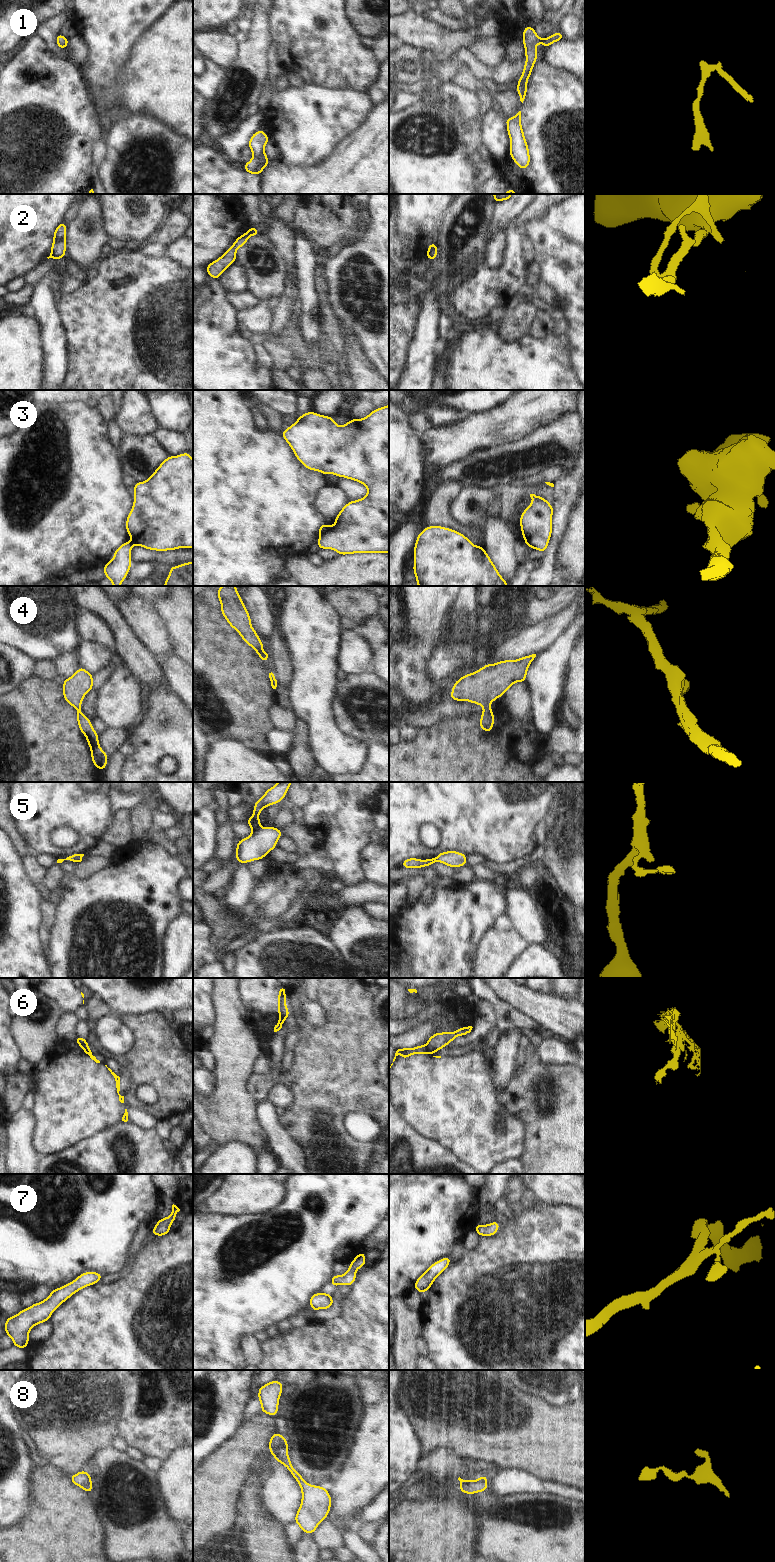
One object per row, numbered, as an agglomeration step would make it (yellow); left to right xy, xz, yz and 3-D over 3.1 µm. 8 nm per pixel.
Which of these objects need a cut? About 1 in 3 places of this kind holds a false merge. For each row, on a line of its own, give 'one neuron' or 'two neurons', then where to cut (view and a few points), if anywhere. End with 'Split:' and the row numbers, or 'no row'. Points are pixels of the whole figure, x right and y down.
1: one neuron; no cut
2: two neurons; cut in xz along (246, 233), (248, 236)
3: two neurons; cut in xz along (328, 526), (320, 534)
4: one neuron; no cut
5: two neurons; cut in xz along (261, 827), (253, 831)
6: two neurons; cut in yz along (425, 1046), (432, 1052)
7: one neuron; no cut
8: two neurons; cut in xz along (286, 1440), (280, 1446), (278, 1455), (275, 1458)
Split: 2, 3, 5, 6, 8

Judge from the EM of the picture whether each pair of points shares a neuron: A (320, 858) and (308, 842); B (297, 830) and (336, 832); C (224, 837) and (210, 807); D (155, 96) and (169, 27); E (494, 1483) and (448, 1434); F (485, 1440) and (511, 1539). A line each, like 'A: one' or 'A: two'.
A: two
B: two
C: two
D: one
E: two
F: two

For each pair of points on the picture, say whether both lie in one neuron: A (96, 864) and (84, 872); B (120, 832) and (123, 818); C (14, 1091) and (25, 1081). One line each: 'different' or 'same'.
A: same
B: same
C: same

